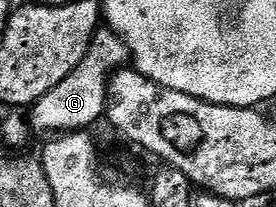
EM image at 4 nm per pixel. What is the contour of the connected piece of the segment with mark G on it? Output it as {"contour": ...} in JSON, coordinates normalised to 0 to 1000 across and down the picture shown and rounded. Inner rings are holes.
{"contour":[[[388,126],[351,135],[297,300],[283,300],[283,319],[268,319],[268,338],[254,338],[254,357],[239,357],[239,377],[225,377],[225,396],[196,415],[196,435],[167,435],[167,454],[152,454],[152,473],[138,473],[130,498],[112,507],[112,633],[130,647],[297,638],[330,623],[337,614],[330,599],[348,599],[359,580],[373,585],[399,377],[424,338],[453,324],[467,290],[464,232],[449,193]]]}

